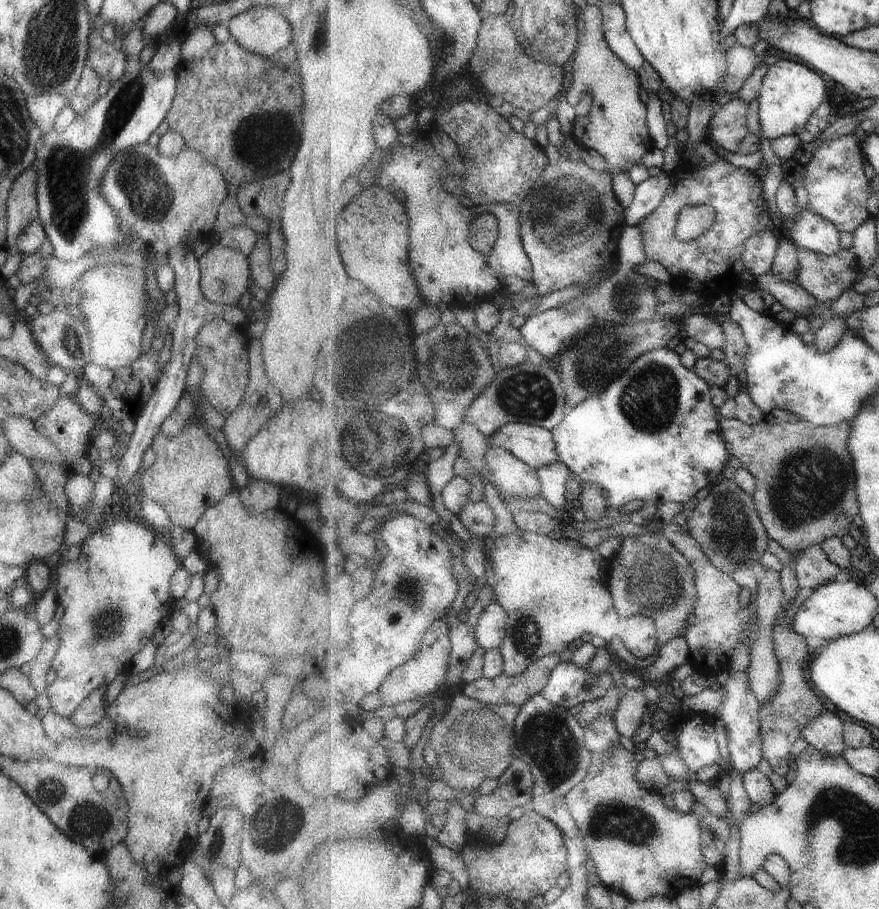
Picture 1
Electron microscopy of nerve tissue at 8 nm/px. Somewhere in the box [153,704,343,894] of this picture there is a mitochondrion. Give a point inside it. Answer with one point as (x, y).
(260, 837)

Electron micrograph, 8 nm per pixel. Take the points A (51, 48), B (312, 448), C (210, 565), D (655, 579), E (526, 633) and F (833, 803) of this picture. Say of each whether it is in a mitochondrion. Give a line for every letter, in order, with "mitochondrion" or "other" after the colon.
A: mitochondrion
B: other
C: other
D: mitochondrion
E: mitochondrion
F: mitochondrion

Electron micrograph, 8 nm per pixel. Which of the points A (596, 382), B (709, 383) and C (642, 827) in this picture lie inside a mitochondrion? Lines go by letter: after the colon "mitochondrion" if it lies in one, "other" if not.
A: mitochondrion
B: other
C: mitochondrion

